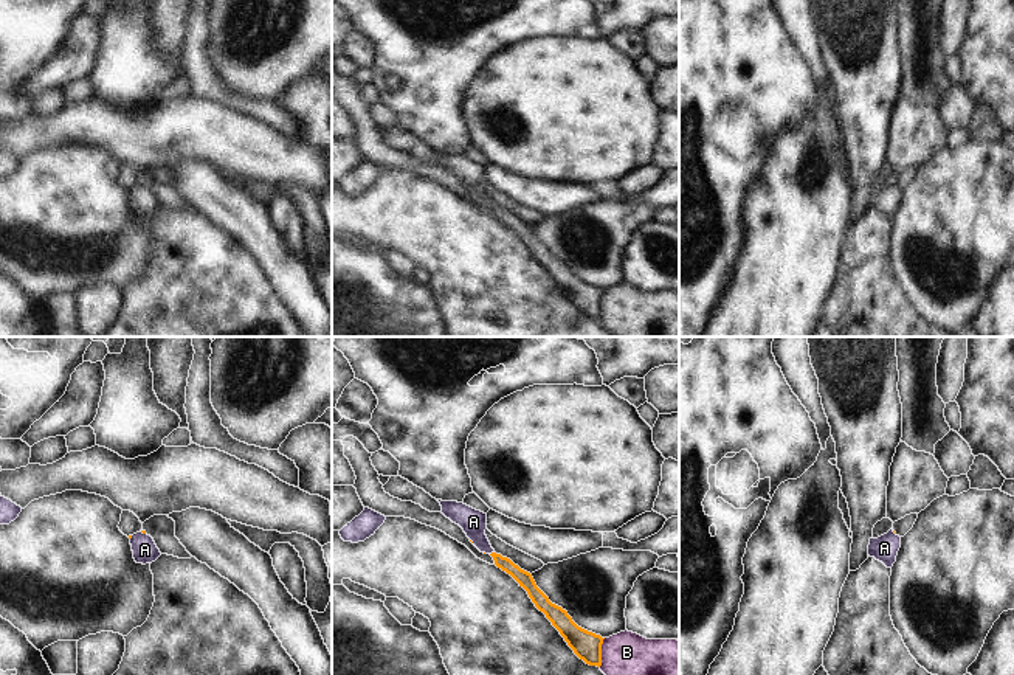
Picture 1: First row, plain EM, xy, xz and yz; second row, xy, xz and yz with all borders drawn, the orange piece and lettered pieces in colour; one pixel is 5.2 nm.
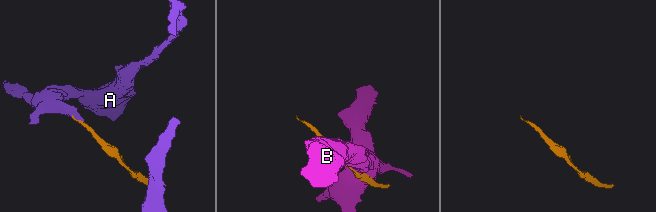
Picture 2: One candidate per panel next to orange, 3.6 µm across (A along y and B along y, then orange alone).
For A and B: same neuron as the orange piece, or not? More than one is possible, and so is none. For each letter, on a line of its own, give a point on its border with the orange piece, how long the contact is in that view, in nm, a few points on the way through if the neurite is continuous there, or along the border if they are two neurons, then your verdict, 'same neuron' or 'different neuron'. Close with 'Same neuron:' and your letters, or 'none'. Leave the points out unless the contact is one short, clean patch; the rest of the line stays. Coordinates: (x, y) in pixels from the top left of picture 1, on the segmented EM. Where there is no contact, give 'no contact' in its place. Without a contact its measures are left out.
A: xz (492, 553) | 30 nm | across xz (523, 578), (492, 553), (476, 536), (473, 522) | same neuron
B: xz (600, 652) | 160 nm | different neuron
Same neuron: A

